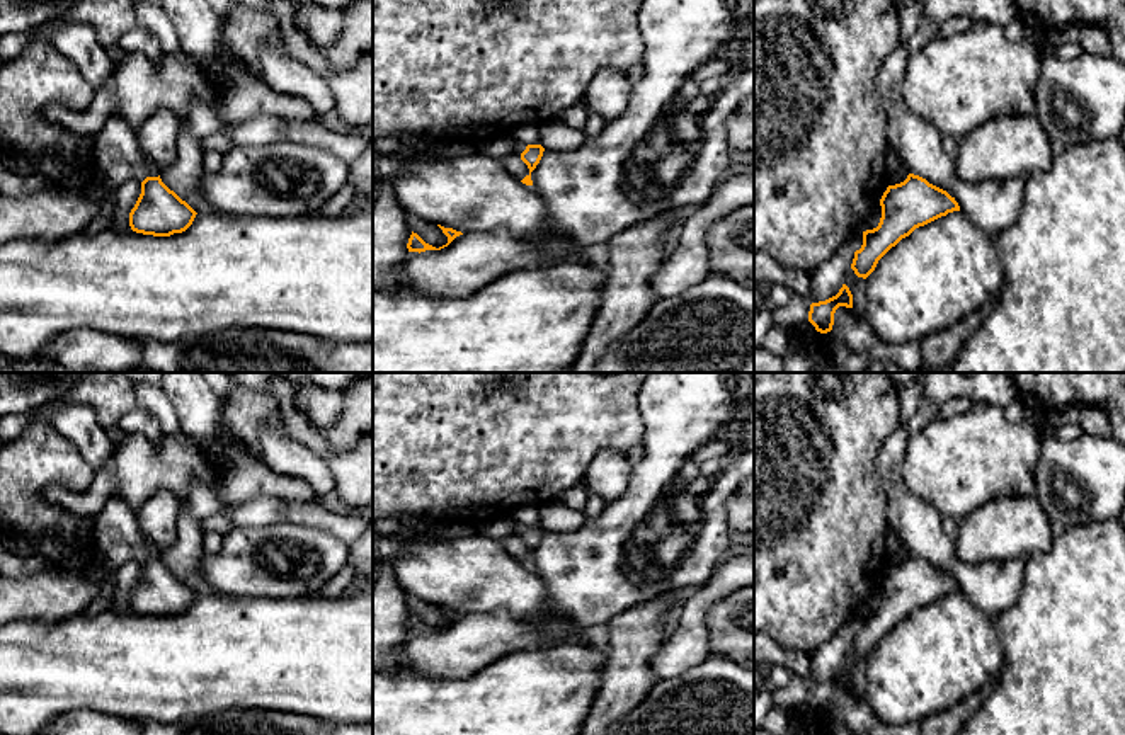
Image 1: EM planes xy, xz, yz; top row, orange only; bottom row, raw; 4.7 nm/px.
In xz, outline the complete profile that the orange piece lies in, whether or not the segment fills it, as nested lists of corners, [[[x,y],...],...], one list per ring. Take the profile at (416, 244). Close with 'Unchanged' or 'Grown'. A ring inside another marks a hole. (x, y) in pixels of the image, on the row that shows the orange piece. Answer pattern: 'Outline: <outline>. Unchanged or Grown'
Outline: [[[437,225],[437,226],[448,236],[448,243],[446,245],[436,248],[436,247],[425,243],[417,233],[412,231],[412,235],[408,238],[408,243],[407,243],[408,252],[419,252],[420,254],[420,252],[425,252],[425,250],[441,250],[441,248],[448,247],[456,236],[463,235],[461,231],[456,231],[453,228],[444,228],[441,225]]]. Unchanged

